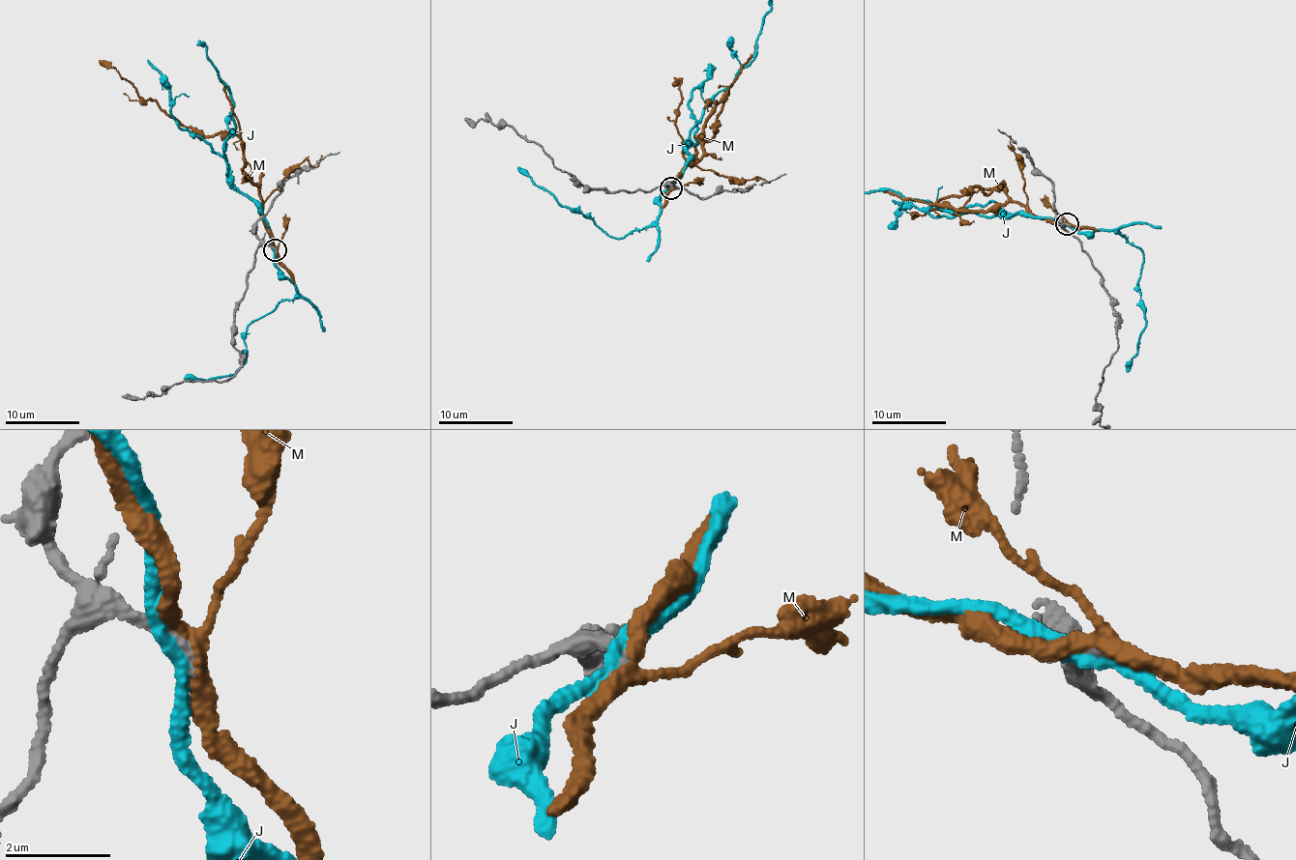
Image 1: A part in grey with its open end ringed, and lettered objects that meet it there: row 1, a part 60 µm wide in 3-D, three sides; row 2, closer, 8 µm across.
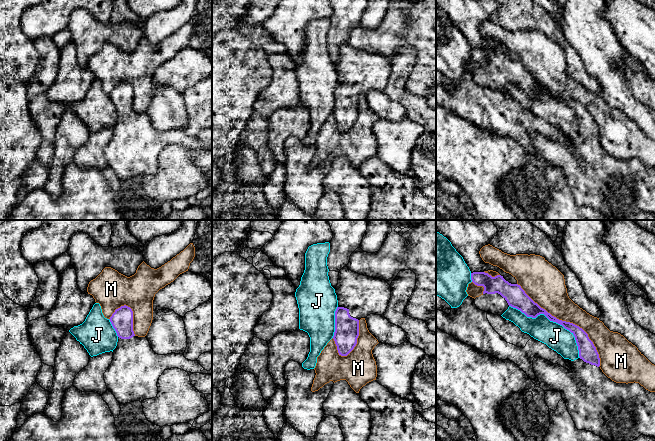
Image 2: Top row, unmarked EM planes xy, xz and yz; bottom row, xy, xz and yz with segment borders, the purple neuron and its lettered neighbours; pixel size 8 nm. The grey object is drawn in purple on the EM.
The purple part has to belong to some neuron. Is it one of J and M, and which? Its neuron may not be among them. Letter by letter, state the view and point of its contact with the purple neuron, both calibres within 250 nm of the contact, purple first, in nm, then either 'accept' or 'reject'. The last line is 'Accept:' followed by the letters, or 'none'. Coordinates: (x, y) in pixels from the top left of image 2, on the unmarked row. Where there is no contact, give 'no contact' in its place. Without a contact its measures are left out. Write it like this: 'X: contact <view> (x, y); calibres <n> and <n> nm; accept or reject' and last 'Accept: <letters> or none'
J: contact yz (552, 96); calibres 140 and 200 nm; reject
M: contact yz (567, 98); calibres 130 and 240 nm; reject
Accept: none

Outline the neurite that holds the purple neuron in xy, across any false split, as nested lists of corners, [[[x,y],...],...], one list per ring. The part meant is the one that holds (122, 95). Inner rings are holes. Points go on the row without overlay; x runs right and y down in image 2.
[[[124,81],[116,85],[109,96],[117,109],[118,118],[104,156],[107,166],[120,180],[155,174],[158,155],[167,145],[212,150],[212,144],[207,147],[198,137],[188,136],[183,130],[156,130],[146,113],[134,110],[130,83]]]

